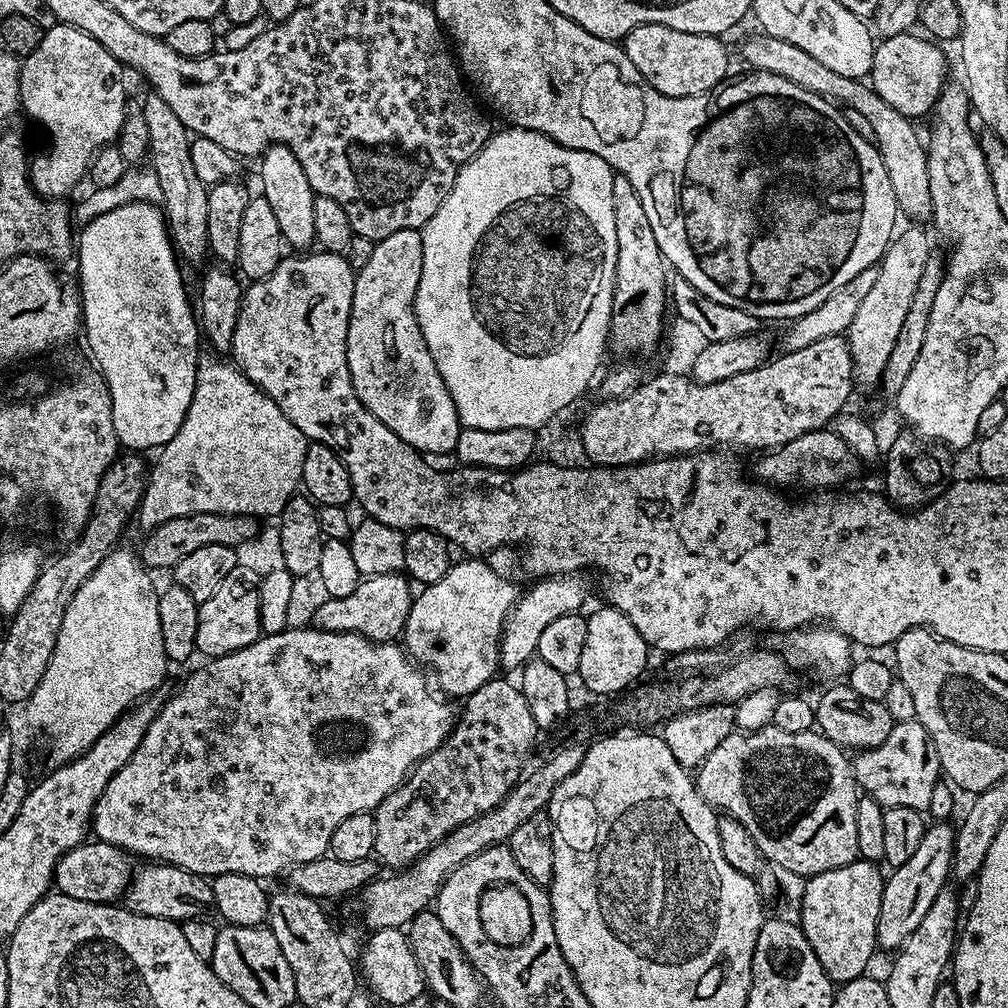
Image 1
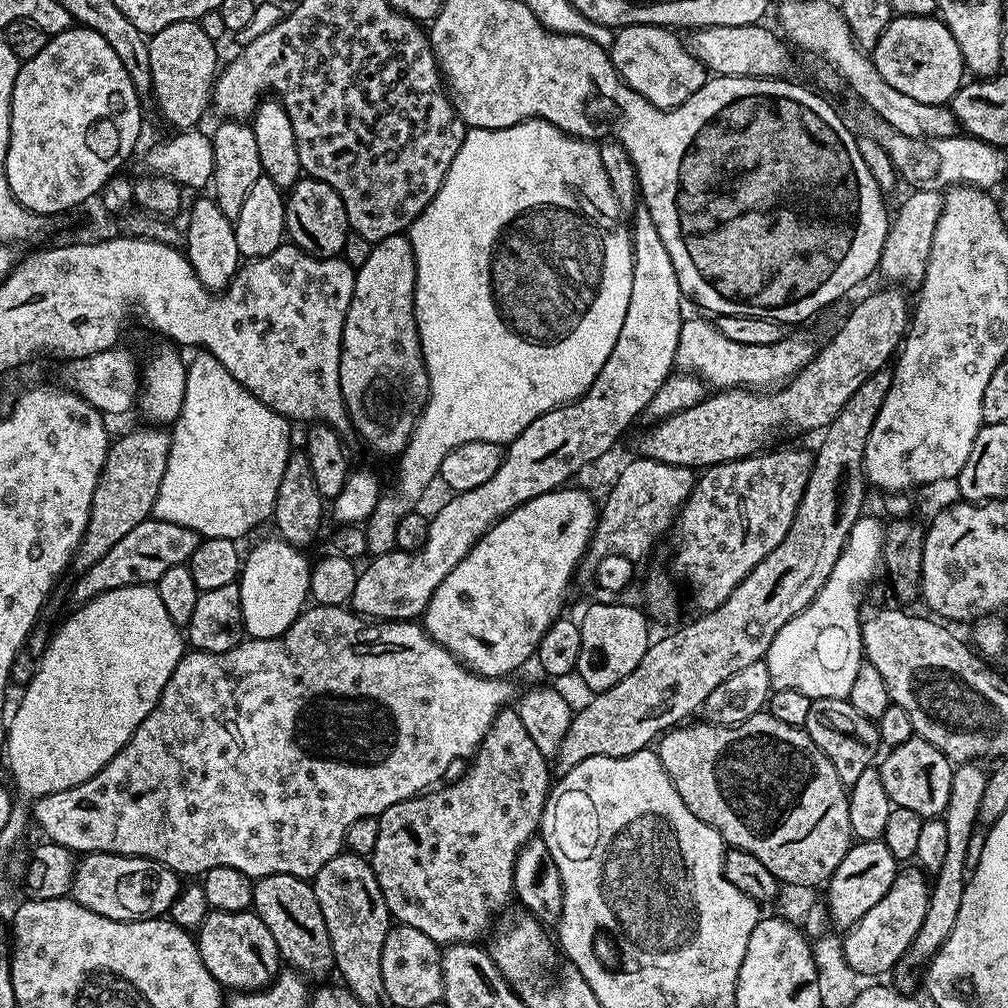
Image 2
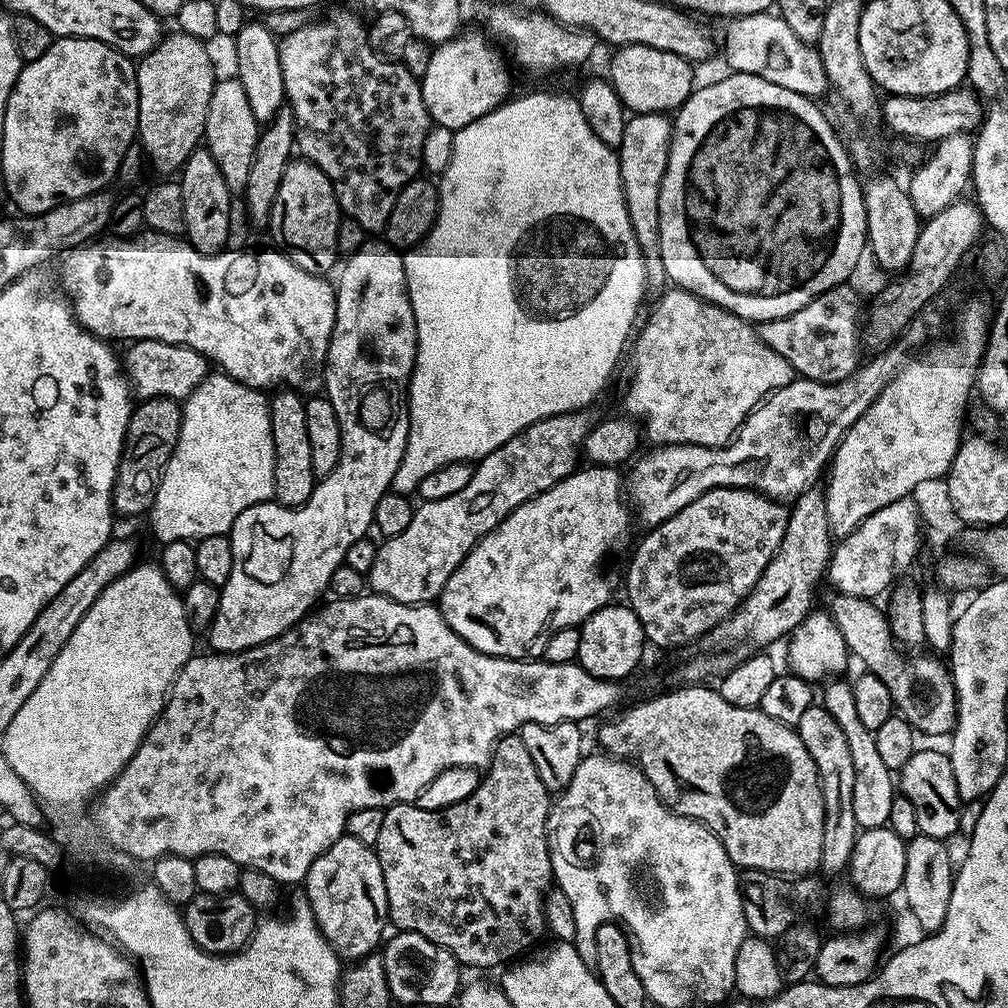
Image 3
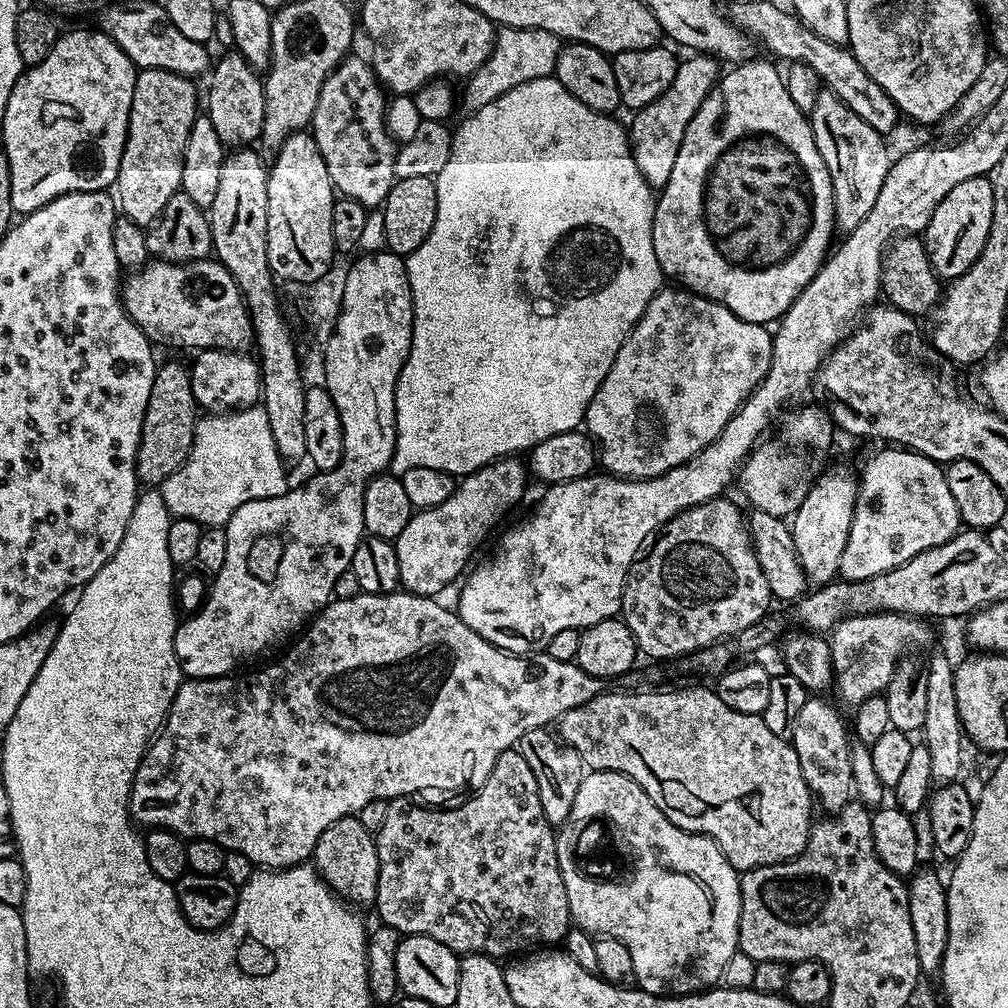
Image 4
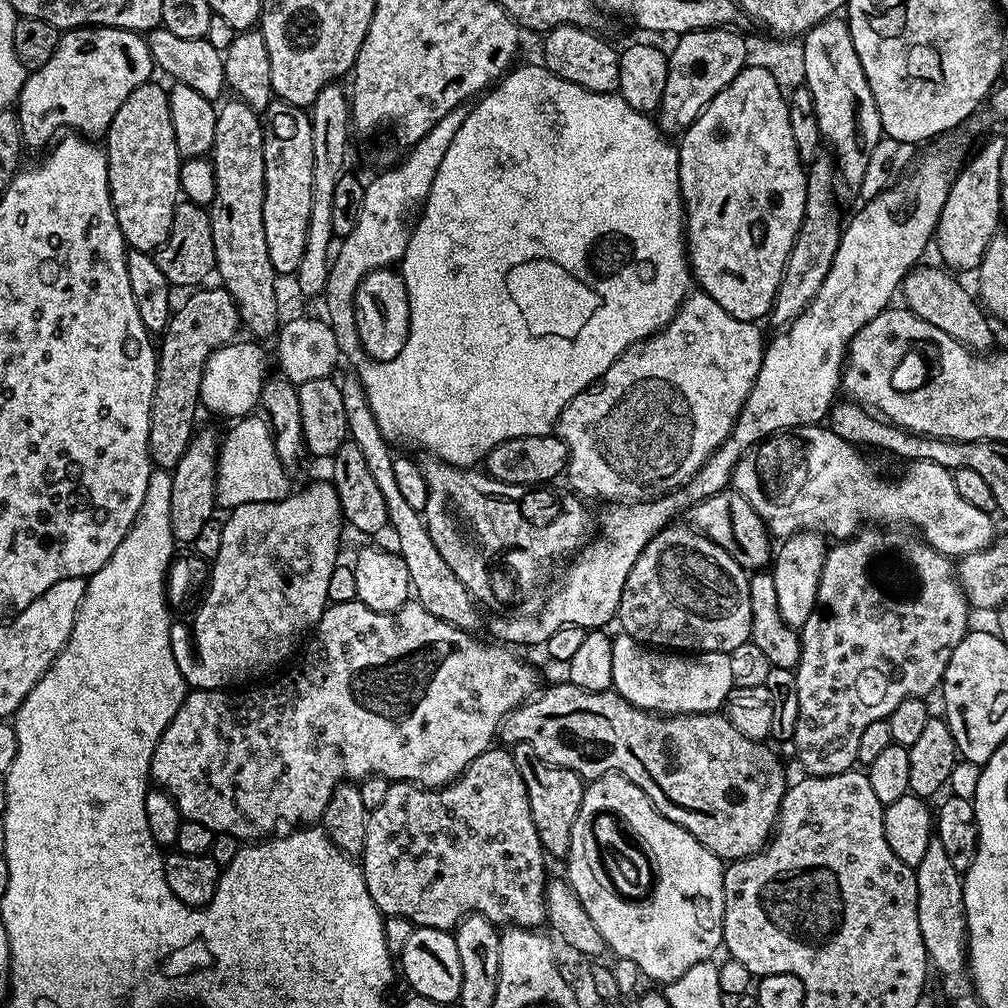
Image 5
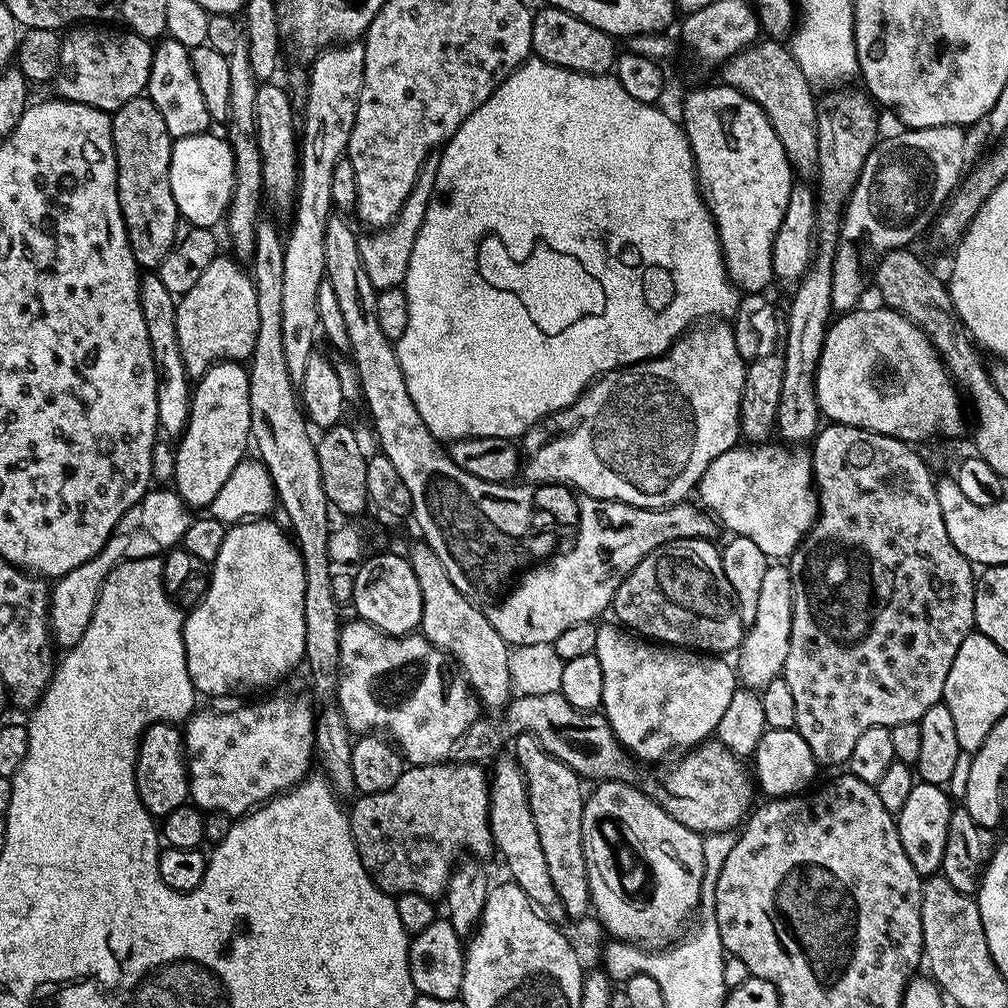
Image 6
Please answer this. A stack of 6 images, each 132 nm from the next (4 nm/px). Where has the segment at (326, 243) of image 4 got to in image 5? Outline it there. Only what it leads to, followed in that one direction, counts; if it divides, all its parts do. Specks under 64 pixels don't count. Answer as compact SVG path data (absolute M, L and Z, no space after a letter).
M277 99L269 104L264 124L264 161L266 182L262 218L266 230L266 250L277 274L295 273L298 262L302 262L302 250L306 250L306 232L310 226L310 198L314 186L314 134L312 117L305 109Z

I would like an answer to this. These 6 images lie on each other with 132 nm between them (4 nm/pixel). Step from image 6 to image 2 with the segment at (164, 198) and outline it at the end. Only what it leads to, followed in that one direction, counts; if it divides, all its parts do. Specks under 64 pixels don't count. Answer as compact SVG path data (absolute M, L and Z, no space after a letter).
M199 20L174 22L174 26L166 26L166 30L151 33L148 40L150 50L150 78L152 79L152 100L160 111L160 116L168 124L173 124L176 130L192 130L204 116L204 111L209 111L212 100L212 88L216 85L218 63L216 64L217 41L211 40L202 30Z

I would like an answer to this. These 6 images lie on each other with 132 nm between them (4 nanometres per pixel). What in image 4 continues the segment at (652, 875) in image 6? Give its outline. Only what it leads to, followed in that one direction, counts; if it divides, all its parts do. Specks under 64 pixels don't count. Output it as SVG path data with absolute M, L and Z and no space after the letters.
M589 771L582 778L582 786L578 786L570 818L566 818L566 822L559 825L556 832L556 853L573 921L589 934L613 936L615 940L624 943L626 950L630 950L630 958L634 958L632 975L640 991L655 996L689 996L692 992L703 992L723 981L726 962L734 958L740 946L740 876L709 836L700 836L696 832L687 832L674 826L674 822L670 822L670 818L666 818L666 814L662 814L662 810L654 806L650 794L646 794L646 790L642 790L642 786L638 786L638 782L630 777L620 772Z

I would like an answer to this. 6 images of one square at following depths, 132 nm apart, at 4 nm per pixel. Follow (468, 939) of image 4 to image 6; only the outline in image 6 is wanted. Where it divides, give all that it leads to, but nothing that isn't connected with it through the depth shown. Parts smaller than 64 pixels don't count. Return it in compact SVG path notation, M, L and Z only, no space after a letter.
M467 762L408 766L398 782L390 786L390 790L382 790L378 794L360 794L351 801L353 804L352 808L350 804L348 821L358 858L362 858L372 881L384 893L401 896L409 892L429 898L443 897L457 863L456 855L463 848L476 856L484 856L488 851L493 851L492 831L488 821L490 776L482 769L479 763Z

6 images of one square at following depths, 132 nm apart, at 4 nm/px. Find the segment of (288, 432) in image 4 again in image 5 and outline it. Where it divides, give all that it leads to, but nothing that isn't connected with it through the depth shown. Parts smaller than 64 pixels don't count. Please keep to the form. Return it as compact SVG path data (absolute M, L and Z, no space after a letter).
M235 98L226 100L219 105L216 113L214 146L210 153L216 179L214 198L210 205L215 271L218 276L220 272L219 283L234 298L241 325L245 329L249 328L253 337L272 338L277 335L282 323L274 294L274 280L278 274L266 250L266 230L262 218L266 182L264 124L261 113L246 106L246 102Z

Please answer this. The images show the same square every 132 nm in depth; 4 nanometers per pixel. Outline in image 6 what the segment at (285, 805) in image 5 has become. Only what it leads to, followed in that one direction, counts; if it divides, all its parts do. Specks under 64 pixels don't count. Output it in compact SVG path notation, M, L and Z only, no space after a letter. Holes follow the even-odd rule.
M352 618L349 624L347 621L340 630L340 677L338 678L338 686L336 687L336 702L340 706L340 713L344 716L344 720L348 723L348 727L353 733L387 734L390 737L391 743L399 748L400 755L412 766L445 763L455 753L457 745L468 729L470 729L471 724L482 716L482 705L476 699L476 693L472 691L471 686L468 685L468 681L454 667L453 661L447 652L442 651L438 646L434 646L423 634L391 636L382 630L378 630L373 624L367 624L365 620L359 618ZM276 696L273 700L260 700L257 704L236 708L233 712L193 712L182 728L191 803L208 814L221 812L239 818L268 803L273 796L296 787L313 771L312 760L314 764L317 751L316 717L313 705L309 704L300 696Z

